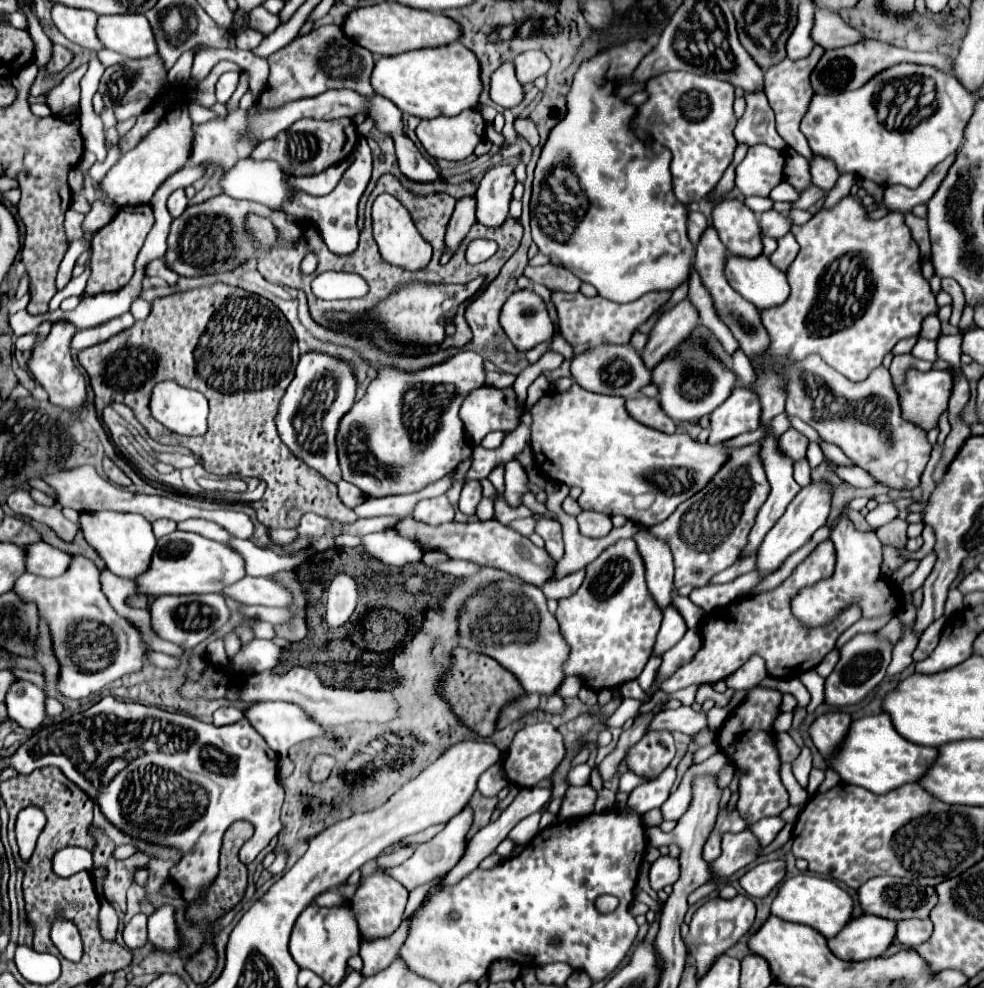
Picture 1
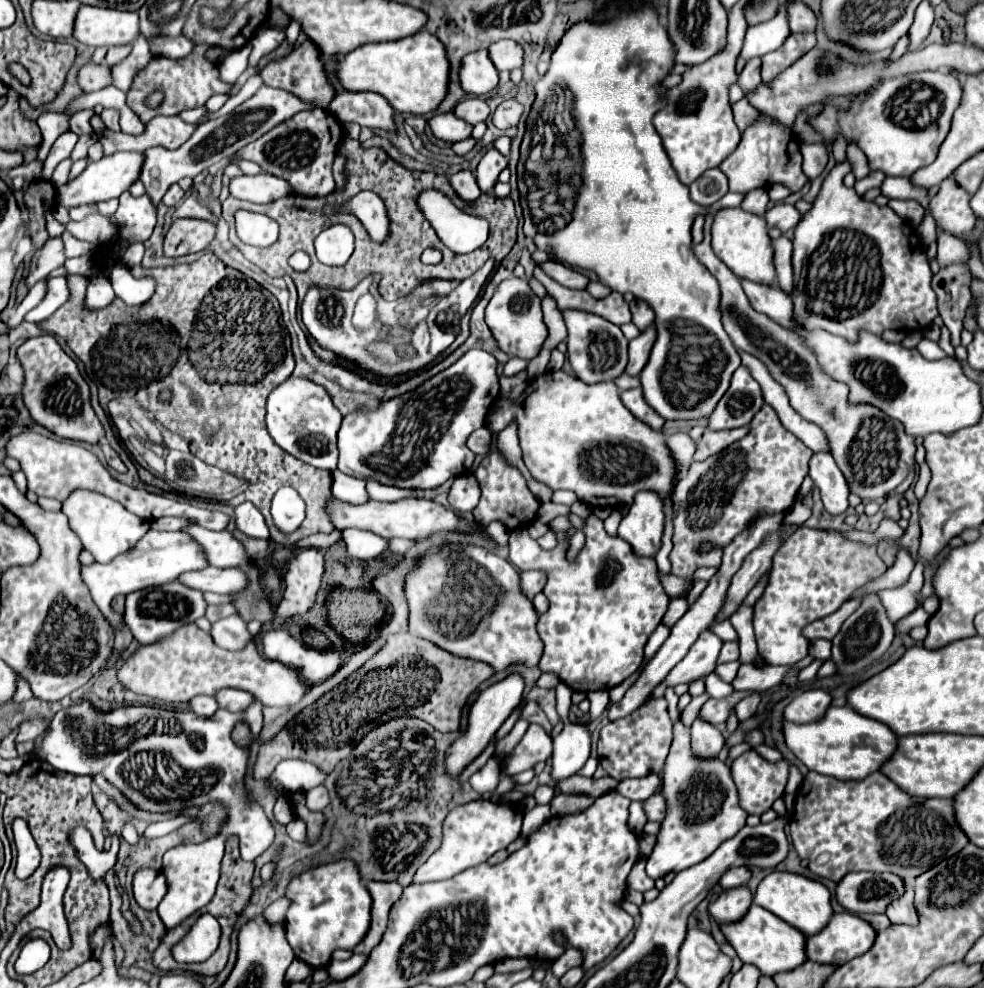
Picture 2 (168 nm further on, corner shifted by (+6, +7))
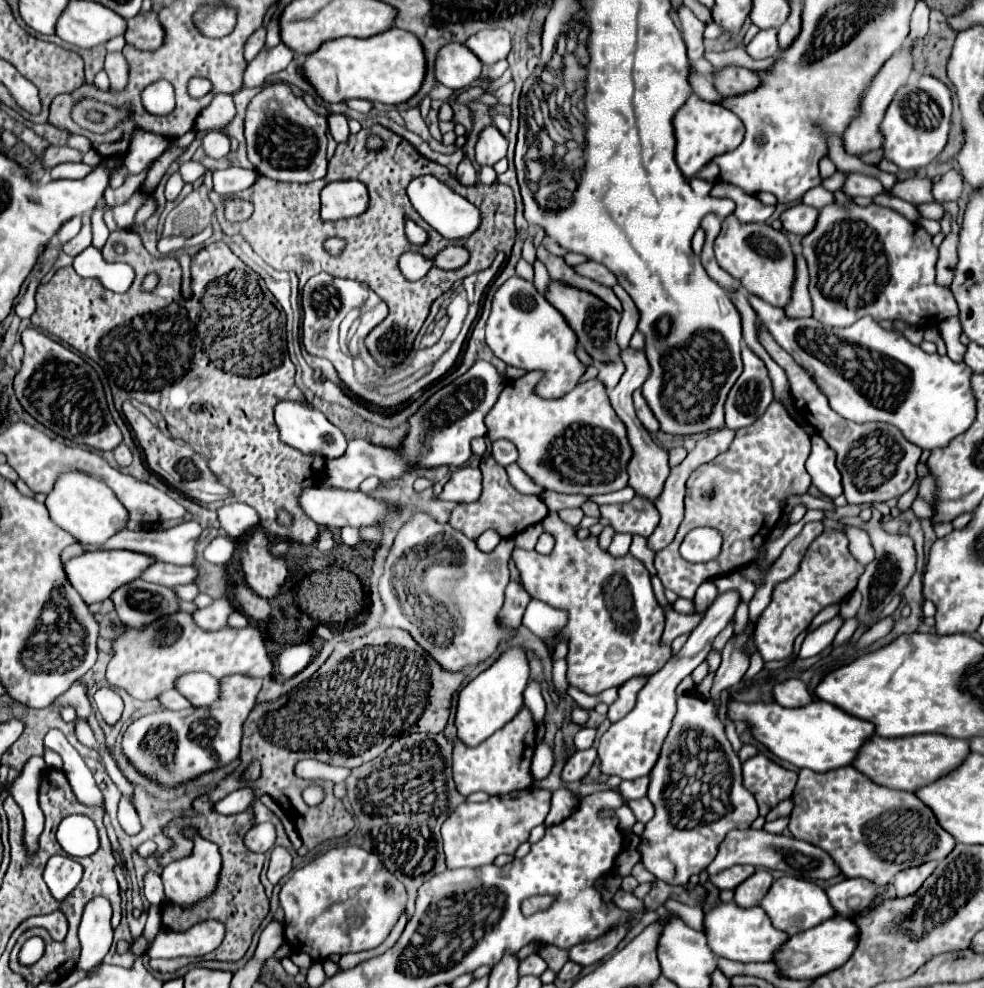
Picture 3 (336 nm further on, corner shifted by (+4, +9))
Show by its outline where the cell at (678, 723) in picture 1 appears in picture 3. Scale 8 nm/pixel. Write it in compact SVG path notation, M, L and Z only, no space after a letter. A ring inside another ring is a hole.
M812 700L808 706L784 708L776 702L730 702L728 716L732 720L750 722L752 738L766 746L774 756L796 768L810 768L814 772L826 772L842 766L850 766L860 746L874 734L874 724L846 714L834 704L824 700Z

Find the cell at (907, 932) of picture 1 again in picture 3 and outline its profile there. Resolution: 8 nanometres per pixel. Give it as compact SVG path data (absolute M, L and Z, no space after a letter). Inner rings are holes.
M928 862L928 864L920 864L920 866L914 866L914 868L908 868L900 874L896 874L894 878L894 888L896 888L896 896L908 896L908 894L914 894L922 882L934 872L934 868L938 866L938 862Z

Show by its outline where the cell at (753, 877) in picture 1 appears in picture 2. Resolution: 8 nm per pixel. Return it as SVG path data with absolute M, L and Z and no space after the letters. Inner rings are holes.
M746 866L730 868L730 870L720 878L720 886L722 886L724 890L744 886L744 884L750 880L750 876L752 876L752 872L750 872L750 868L746 868Z

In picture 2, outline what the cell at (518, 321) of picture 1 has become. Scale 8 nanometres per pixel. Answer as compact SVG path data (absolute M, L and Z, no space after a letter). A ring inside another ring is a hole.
M508 278L498 286L496 294L486 306L486 324L492 330L502 352L506 352L508 356L524 358L524 360L532 360L540 352L548 336L548 328L542 320L540 298L532 292L528 282L522 278Z

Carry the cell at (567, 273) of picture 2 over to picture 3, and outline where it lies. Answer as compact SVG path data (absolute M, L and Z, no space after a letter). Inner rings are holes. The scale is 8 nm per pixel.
M586 262L586 264L580 264L580 266L576 266L576 272L582 274L582 276L592 278L592 280L604 284L604 286L610 286L610 288L618 284L616 276L614 276L606 266L600 266L598 262Z

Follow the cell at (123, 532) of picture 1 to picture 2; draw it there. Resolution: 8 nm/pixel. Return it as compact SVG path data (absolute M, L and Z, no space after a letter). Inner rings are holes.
M76 490L62 502L62 512L68 516L70 528L78 534L84 548L102 564L114 560L114 556L120 556L122 552L128 552L134 548L134 544L150 530L150 522L134 516L128 512L122 504L114 502L108 496L88 492L88 490Z

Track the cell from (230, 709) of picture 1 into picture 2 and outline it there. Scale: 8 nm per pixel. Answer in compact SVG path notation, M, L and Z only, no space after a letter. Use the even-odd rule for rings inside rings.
M198 696L198 698L192 698L190 702L190 710L196 712L198 716L212 716L218 708L220 708L218 702L208 696Z

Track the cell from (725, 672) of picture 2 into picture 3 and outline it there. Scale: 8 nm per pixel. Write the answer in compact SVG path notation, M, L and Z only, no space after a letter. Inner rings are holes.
M741 601L734 617L734 634L736 635L744 630L748 621L748 604Z

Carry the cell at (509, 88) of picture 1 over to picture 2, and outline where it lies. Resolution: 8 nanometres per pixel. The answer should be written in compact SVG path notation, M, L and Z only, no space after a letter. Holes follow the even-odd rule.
M486 50L472 52L464 56L460 68L460 82L468 94L484 96L496 90L498 86L498 70L494 68Z

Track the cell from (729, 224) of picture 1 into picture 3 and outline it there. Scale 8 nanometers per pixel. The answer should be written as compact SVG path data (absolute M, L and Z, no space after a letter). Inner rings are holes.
M730 214L724 218L722 230L714 242L714 254L720 268L736 278L748 294L780 308L790 302L796 280L796 254L784 232L774 230L768 224L742 224L734 214Z

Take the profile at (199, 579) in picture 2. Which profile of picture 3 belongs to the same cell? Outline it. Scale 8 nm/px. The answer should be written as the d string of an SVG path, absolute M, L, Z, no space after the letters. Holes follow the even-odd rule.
M154 562L140 574L142 580L154 582L160 586L176 586L176 584L192 584L198 578L198 570L194 566L176 566L176 564L164 564L164 562Z

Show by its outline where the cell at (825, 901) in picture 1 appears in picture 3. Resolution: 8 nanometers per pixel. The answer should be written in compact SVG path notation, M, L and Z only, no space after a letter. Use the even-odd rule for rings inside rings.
M782 876L782 878L774 880L766 898L760 902L760 908L768 914L772 926L776 930L786 932L788 936L794 936L802 930L814 928L834 916L834 908L830 906L830 900L820 886L816 886L814 882L808 882L808 880L792 878L792 876Z

